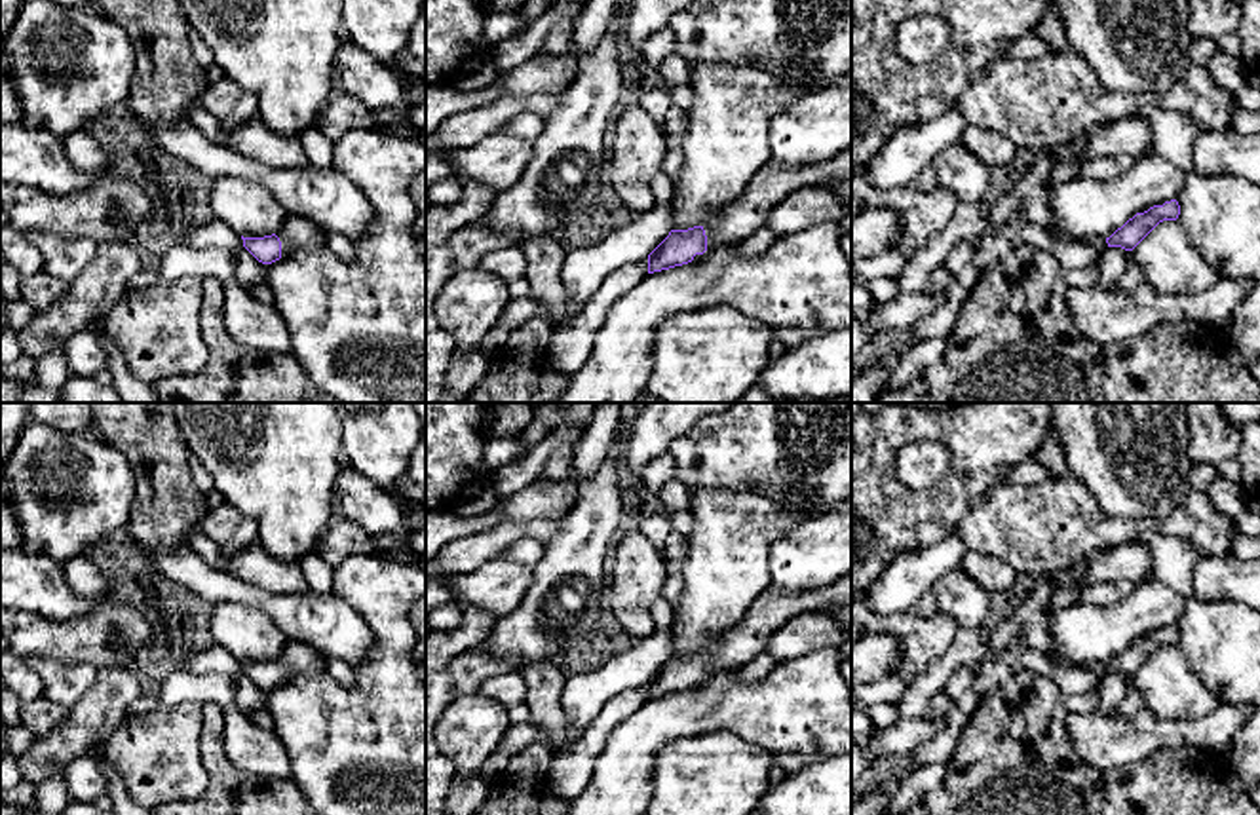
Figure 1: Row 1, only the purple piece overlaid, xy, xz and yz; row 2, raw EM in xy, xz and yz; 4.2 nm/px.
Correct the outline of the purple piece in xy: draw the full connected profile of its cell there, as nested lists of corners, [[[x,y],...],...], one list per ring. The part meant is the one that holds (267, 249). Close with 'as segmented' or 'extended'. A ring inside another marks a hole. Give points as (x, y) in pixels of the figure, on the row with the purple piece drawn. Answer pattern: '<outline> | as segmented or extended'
[[[287,215],[281,230],[264,237],[243,237],[243,247],[262,264],[272,264],[298,249],[327,249],[325,230],[315,222]]] | extended

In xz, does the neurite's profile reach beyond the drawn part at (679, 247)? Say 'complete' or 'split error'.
split error

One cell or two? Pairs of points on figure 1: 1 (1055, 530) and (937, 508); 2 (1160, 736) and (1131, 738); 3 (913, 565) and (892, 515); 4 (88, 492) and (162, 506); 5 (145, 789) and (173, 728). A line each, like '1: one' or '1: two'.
1: two
2: one
3: two
4: two
5: one

